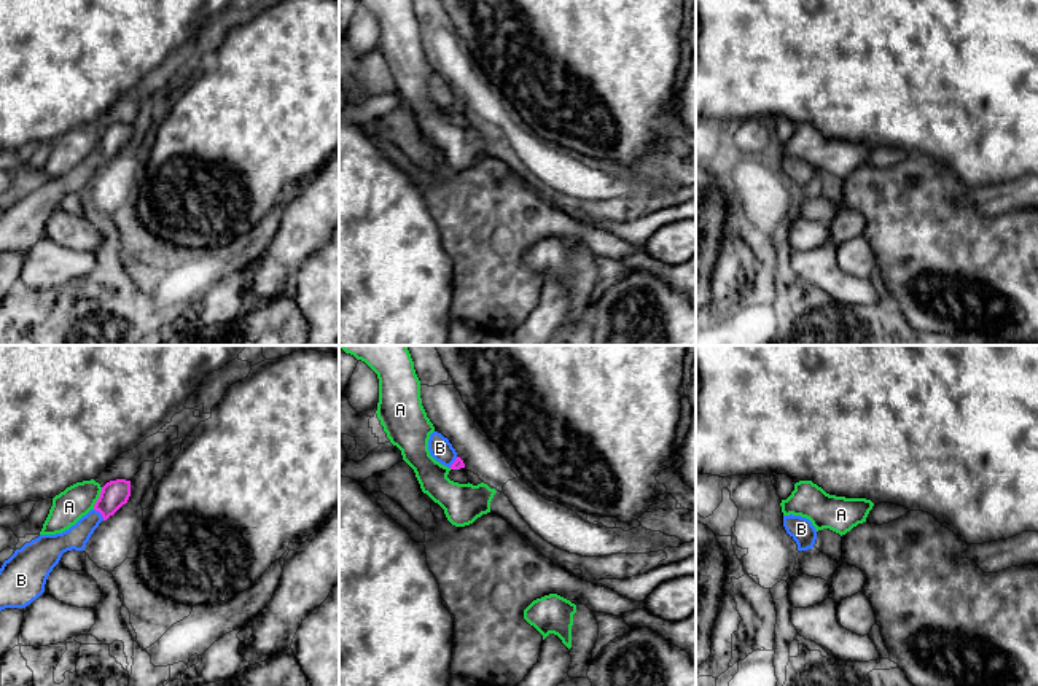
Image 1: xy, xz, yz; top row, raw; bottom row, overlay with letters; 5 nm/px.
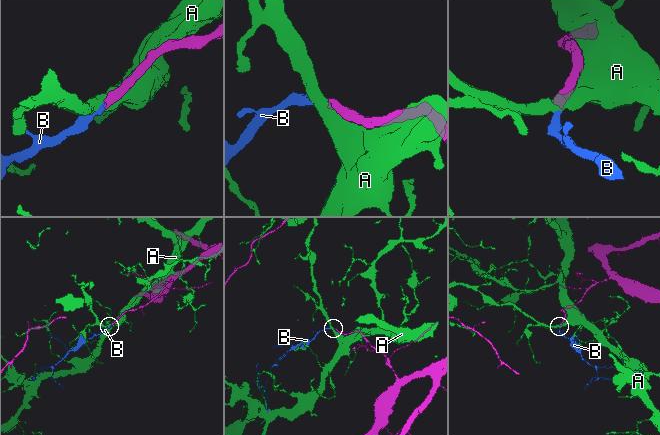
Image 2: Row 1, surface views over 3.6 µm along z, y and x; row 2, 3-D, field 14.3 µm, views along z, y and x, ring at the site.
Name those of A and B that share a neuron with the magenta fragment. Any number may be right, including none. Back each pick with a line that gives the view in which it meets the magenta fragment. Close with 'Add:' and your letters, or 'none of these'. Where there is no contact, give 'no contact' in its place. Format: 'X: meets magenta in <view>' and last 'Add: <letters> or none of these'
B: meets magenta in xy
Add: B

